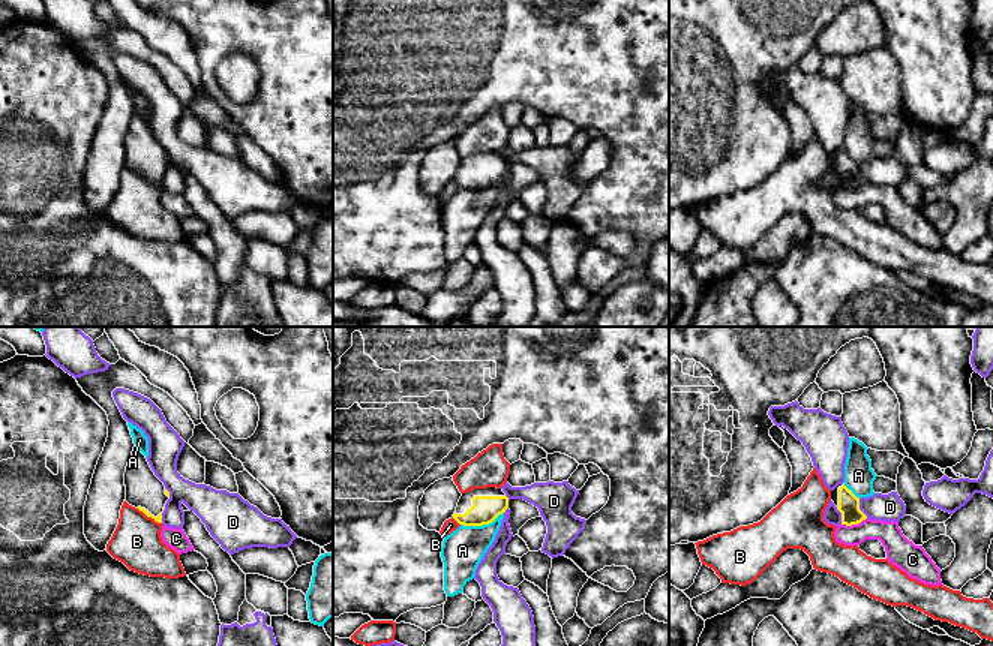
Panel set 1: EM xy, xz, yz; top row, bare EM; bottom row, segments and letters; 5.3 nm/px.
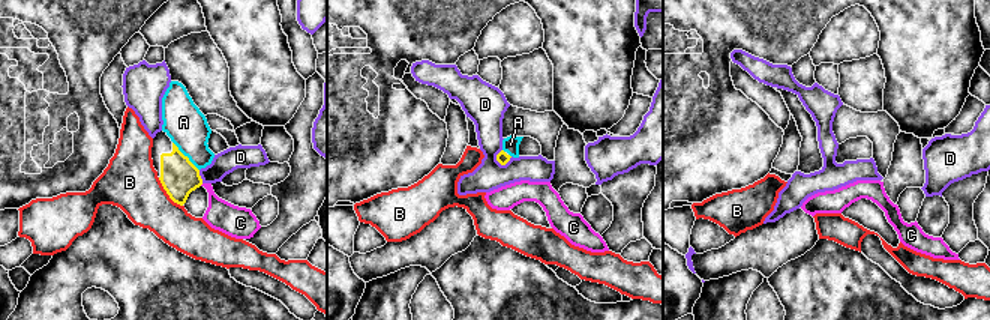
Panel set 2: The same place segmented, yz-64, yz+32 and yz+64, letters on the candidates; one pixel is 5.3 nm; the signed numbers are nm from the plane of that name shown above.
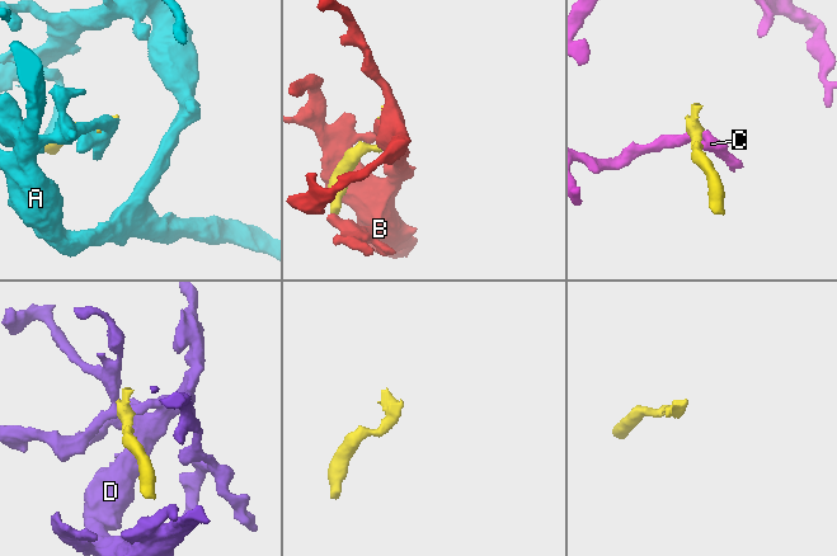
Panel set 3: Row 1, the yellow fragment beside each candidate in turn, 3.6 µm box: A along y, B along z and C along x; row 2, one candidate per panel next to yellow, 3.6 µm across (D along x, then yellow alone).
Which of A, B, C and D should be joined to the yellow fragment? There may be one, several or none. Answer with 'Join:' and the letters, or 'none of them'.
Join: none of them

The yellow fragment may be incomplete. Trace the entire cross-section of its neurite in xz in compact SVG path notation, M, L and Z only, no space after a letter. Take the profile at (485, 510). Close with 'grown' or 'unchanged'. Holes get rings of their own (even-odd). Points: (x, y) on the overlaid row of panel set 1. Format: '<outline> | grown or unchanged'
M474 489L462 493L453 519L464 526L483 526L492 523L508 508L508 498L502 489Z | grown

